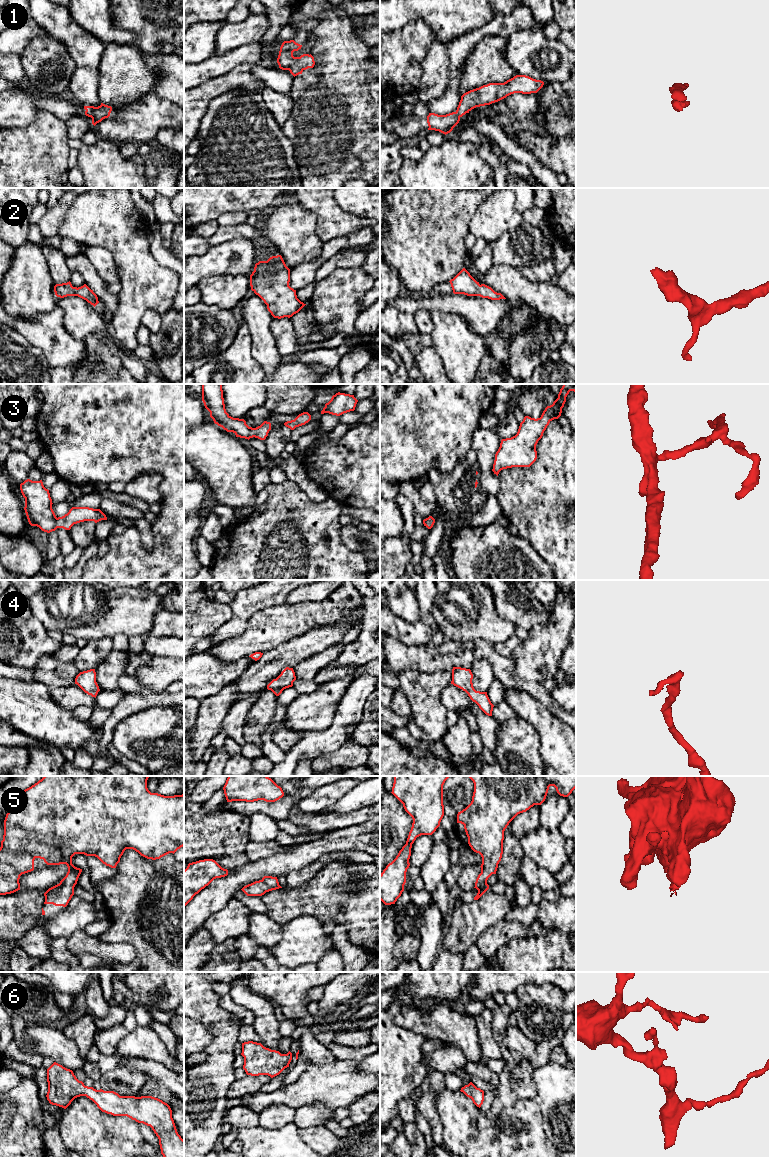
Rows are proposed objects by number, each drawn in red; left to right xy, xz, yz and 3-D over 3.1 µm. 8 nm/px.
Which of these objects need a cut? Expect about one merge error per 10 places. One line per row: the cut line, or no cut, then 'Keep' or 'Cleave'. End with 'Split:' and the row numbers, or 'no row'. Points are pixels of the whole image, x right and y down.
1: No split. Keep
2: No split. Keep
3: No split. Keep
4: No split. Keep
5: No split. Keep
6: No split. Keep
Split: no row

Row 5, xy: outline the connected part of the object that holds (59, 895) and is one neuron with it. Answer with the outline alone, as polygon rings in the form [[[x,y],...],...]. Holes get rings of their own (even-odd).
[[[44,776],[37,783],[25,789],[19,796],[15,805],[6,814],[4,820],[4,835],[0,847],[0,895],[14,893],[20,890],[19,879],[22,874],[34,870],[34,860],[36,858],[43,859],[47,865],[66,864],[68,872],[59,884],[49,888],[45,893],[44,904],[53,904],[55,906],[66,907],[74,895],[74,887],[82,869],[72,864],[72,857],[75,854],[84,854],[86,856],[95,856],[103,864],[111,868],[116,868],[120,862],[120,858],[126,849],[133,849],[141,856],[147,859],[160,859],[161,857],[175,853],[184,846],[184,794],[174,796],[164,796],[158,793],[151,793],[147,788],[147,780],[149,776]]]

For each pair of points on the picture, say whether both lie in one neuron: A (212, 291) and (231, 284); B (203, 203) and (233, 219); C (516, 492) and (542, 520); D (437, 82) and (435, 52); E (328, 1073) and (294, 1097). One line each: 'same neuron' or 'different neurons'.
A: same neuron
B: different neurons
C: same neuron
D: same neuron
E: same neuron

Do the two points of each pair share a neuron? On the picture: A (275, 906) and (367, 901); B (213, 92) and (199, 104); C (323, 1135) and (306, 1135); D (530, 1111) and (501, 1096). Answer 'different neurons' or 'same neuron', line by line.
A: same neuron
B: same neuron
C: same neuron
D: different neurons

